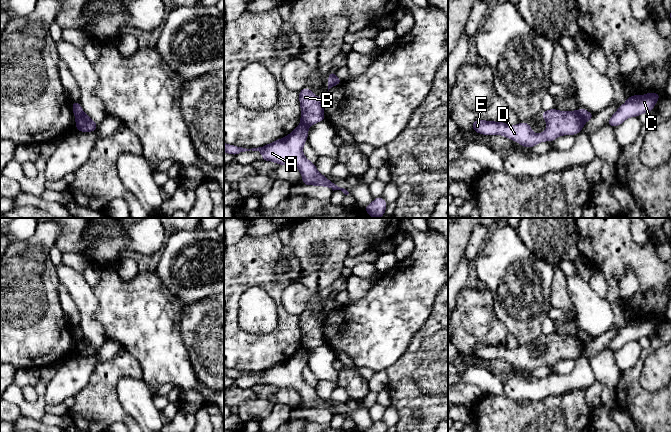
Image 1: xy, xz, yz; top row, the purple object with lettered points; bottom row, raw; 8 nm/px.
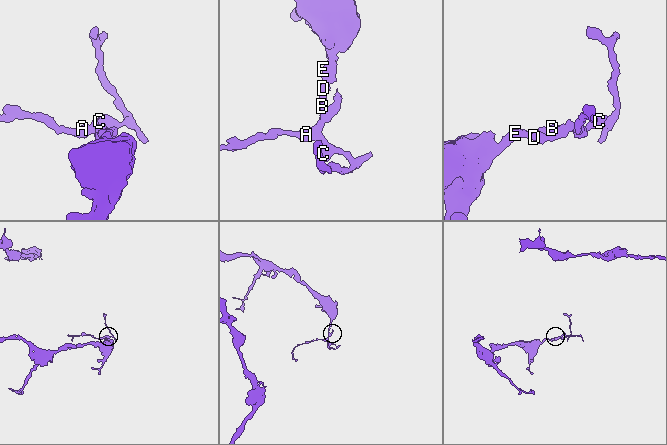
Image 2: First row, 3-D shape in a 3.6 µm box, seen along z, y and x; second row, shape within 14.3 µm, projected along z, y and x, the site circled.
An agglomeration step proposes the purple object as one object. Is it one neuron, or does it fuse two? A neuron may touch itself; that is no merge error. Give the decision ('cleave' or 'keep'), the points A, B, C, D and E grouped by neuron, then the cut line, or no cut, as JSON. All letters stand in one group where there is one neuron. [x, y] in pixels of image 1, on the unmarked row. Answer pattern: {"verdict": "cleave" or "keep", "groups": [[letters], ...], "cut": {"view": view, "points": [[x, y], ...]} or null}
{"verdict": "cleave", "groups": [["A", "C"], ["B", "D", "E"]], "cut": {"view": "yz", "points": [[577, 334], [584, 346]]}}

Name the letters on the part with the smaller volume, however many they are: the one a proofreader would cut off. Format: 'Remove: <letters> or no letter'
Remove: A, C

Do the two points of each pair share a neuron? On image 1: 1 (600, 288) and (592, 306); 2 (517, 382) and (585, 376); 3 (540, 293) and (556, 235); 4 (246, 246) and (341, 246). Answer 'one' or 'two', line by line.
1: two
2: one
3: two
4: two

